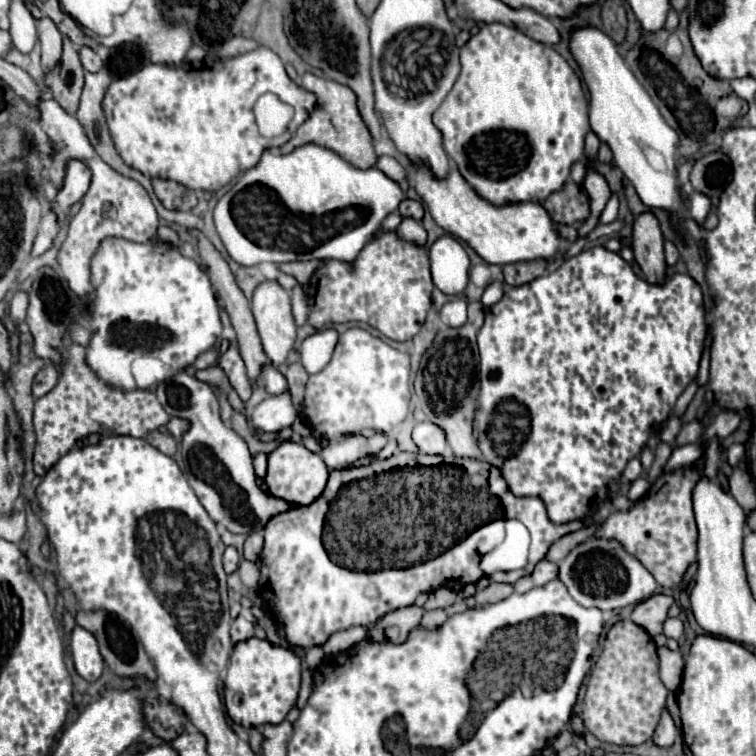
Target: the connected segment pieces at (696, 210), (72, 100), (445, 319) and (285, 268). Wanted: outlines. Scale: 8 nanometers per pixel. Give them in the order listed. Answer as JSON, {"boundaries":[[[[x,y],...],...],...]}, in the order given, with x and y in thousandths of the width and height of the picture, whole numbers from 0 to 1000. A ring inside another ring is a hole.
{"boundaries":[[[[918,254],[913,259],[913,288],[929,299],[934,286],[939,283],[939,272],[942,270],[939,270],[937,259],[926,259],[926,254]]],[[[90,48],[82,53],[82,77],[77,85],[77,95],[69,95],[69,127],[74,127],[82,135],[82,143],[87,148],[103,146],[106,122],[111,114],[111,90],[106,85],[103,66],[90,53]]],[[[603,394],[603,397],[593,399],[593,402],[587,402],[587,407],[582,413],[582,423],[593,434],[614,431],[616,429],[616,397]]],[[[410,344],[410,347],[386,347],[386,349],[370,349],[368,354],[384,365],[389,365],[394,370],[394,376],[405,376],[410,370],[410,365],[418,360],[418,354],[423,352],[421,344]]]]}

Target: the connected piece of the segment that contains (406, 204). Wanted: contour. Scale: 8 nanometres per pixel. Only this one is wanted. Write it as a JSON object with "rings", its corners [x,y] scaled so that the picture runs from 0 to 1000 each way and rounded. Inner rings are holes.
{"rings":[[[542,262],[532,265],[526,278],[529,278],[532,286],[542,286],[542,288],[548,288],[548,291],[558,291],[558,286],[561,286],[561,275],[558,275],[558,270],[550,267],[550,265],[542,265]]]}

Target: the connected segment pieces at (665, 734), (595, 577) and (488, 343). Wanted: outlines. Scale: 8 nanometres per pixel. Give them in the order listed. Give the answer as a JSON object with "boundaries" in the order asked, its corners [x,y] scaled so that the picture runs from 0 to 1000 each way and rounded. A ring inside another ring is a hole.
{"boundaries":[[[[884,939],[876,942],[876,950],[870,955],[870,963],[862,974],[862,979],[870,984],[870,987],[889,987],[892,979],[894,979],[894,971],[897,971],[897,963],[889,952],[889,947],[884,944]]],[[[778,712],[754,728],[738,746],[738,767],[751,778],[754,788],[770,802],[788,802],[794,807],[815,807],[860,791],[868,783],[865,762],[849,743],[831,733],[817,714]]],[[[799,325],[770,331],[767,336],[749,341],[738,357],[722,365],[714,365],[698,376],[669,381],[664,397],[643,410],[643,423],[632,439],[635,524],[632,524],[632,542],[627,556],[627,577],[632,582],[640,608],[664,624],[680,656],[717,659],[725,672],[725,683],[733,693],[770,688],[772,683],[786,680],[791,667],[804,659],[804,640],[820,632],[823,622],[828,619],[828,611],[844,603],[854,582],[876,566],[881,553],[889,548],[897,524],[921,500],[923,479],[931,460],[931,447],[934,447],[934,429],[931,429],[929,384],[910,362],[894,362],[892,368],[884,368],[878,378],[865,378],[844,368],[833,354],[833,349],[823,344],[820,336],[807,333]]]]}

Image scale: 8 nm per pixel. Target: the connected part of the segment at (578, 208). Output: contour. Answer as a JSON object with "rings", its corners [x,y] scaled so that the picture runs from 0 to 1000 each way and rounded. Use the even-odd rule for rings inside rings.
{"rings":[[[751,238],[746,249],[735,254],[735,259],[725,259],[725,265],[720,265],[717,272],[738,296],[762,296],[775,291],[780,283],[775,251],[762,246],[757,238]]]}

